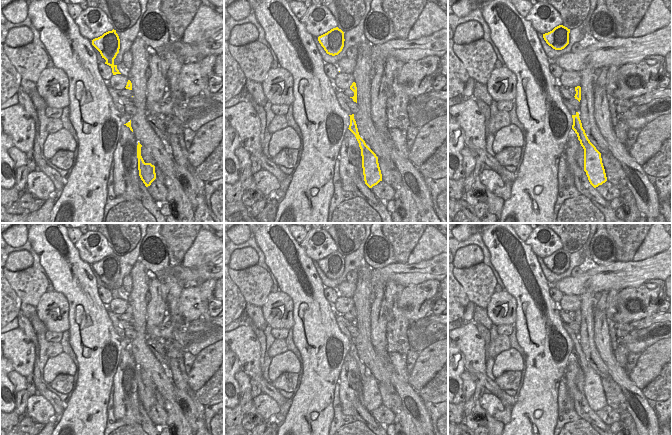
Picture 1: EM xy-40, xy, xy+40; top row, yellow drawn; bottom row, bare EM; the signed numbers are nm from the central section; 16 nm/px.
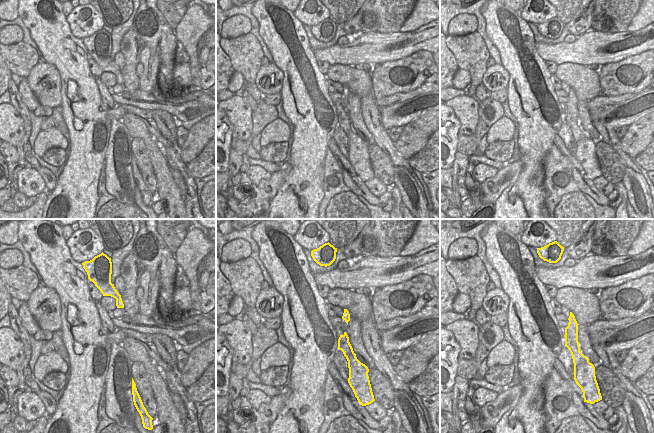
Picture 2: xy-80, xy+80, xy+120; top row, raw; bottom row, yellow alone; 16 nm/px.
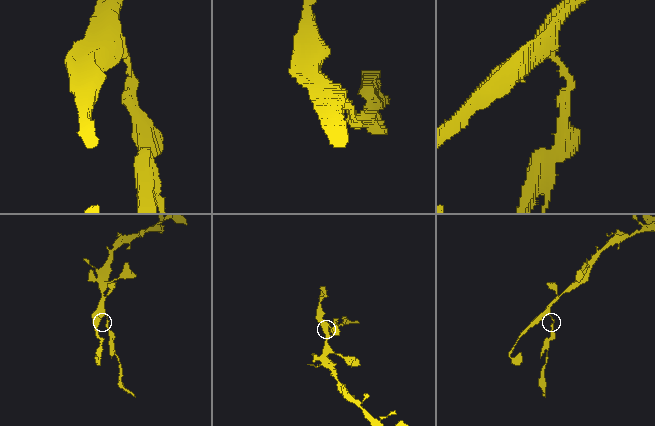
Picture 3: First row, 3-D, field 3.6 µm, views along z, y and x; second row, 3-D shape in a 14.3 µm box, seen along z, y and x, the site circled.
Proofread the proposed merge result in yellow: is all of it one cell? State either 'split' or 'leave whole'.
split

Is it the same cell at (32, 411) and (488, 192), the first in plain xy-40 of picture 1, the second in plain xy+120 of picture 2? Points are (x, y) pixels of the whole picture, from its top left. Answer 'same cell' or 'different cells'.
different cells

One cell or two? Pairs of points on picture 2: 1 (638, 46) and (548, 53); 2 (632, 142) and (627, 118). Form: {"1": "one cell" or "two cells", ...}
{"1": "one cell", "2": "two cells"}

